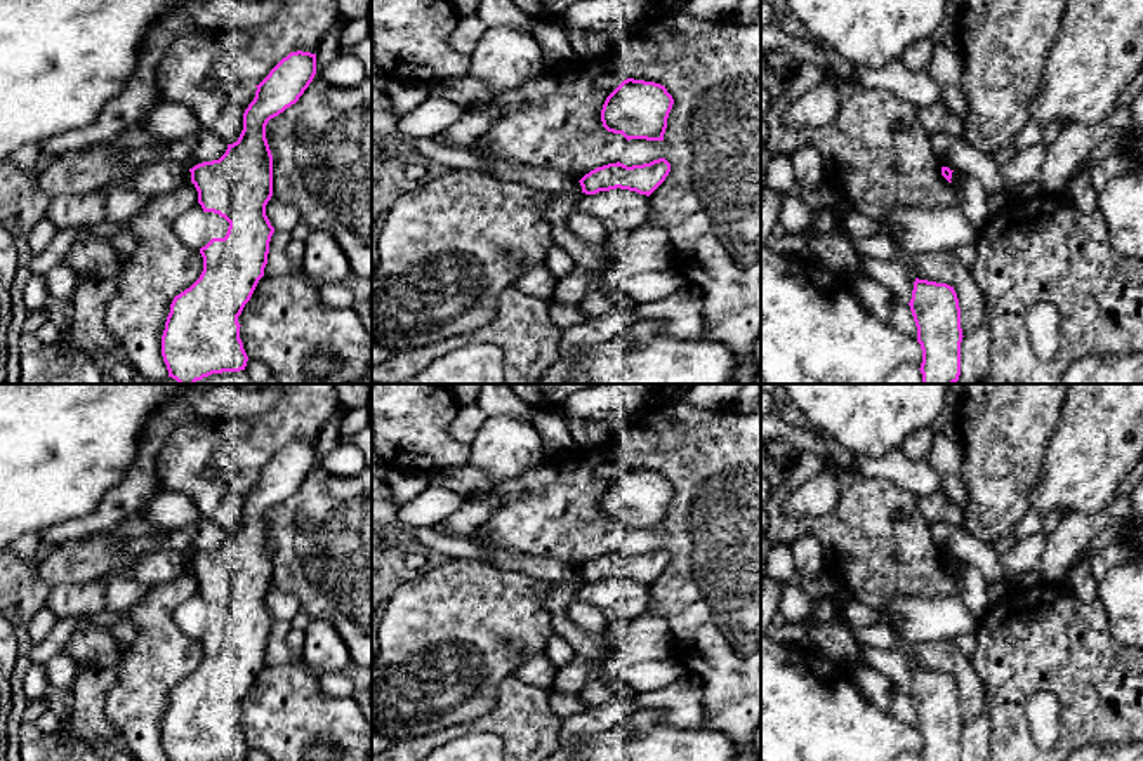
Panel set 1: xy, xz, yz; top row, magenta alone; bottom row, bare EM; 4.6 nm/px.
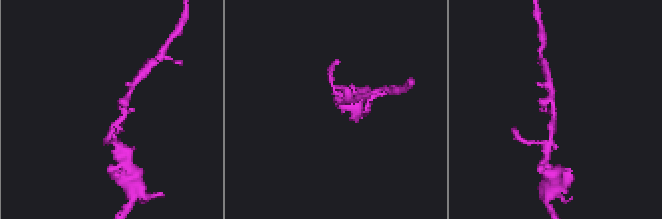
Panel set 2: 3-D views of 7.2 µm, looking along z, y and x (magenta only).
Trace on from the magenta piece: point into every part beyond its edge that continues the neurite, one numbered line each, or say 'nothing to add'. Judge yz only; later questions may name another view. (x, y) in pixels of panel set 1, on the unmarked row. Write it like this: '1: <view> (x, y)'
nothing to add

